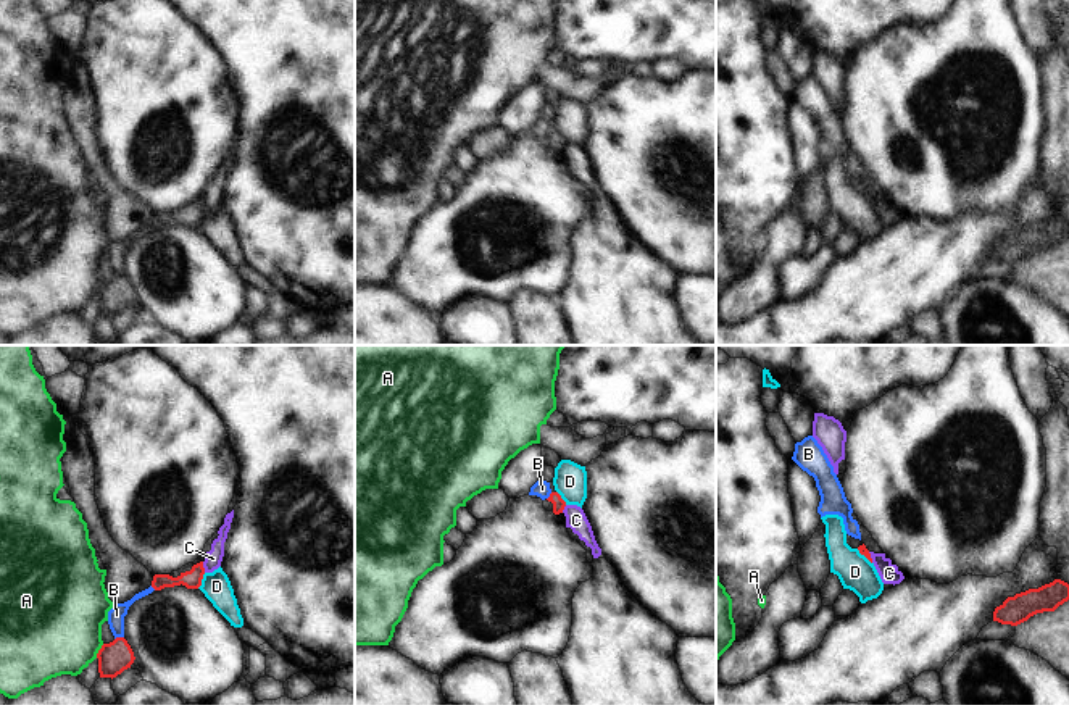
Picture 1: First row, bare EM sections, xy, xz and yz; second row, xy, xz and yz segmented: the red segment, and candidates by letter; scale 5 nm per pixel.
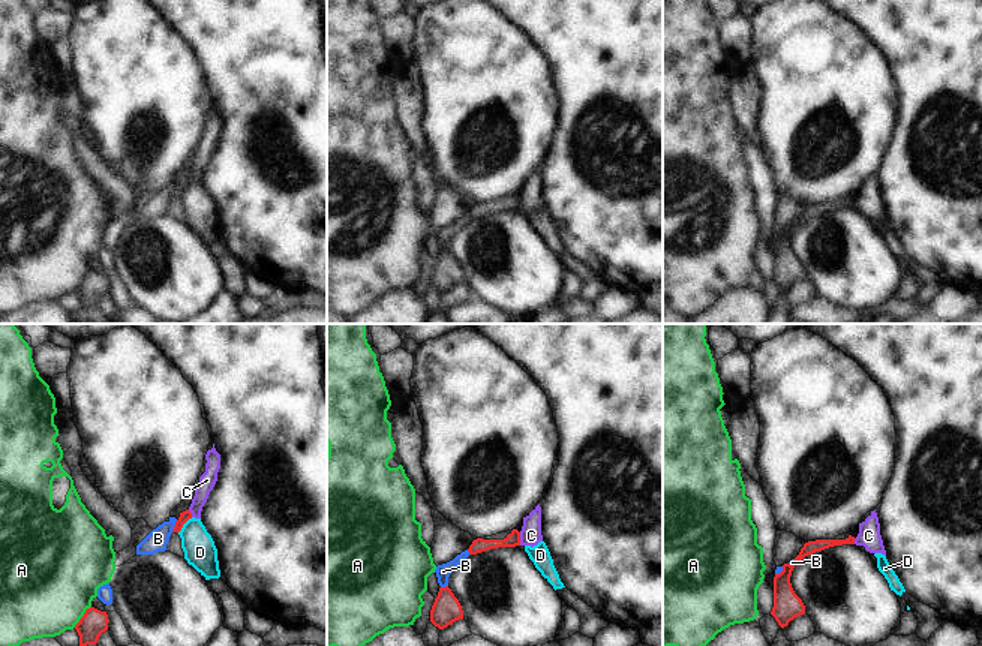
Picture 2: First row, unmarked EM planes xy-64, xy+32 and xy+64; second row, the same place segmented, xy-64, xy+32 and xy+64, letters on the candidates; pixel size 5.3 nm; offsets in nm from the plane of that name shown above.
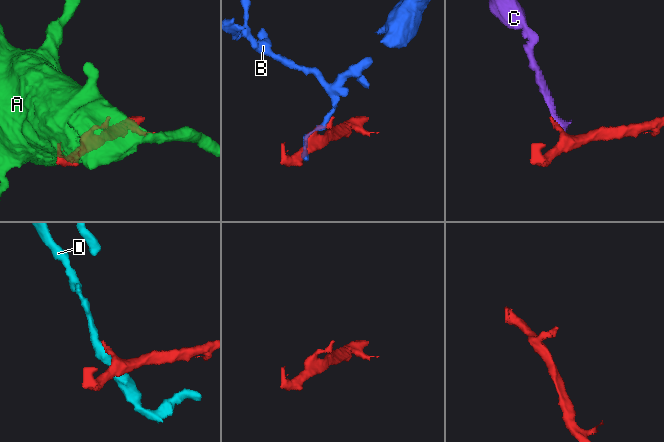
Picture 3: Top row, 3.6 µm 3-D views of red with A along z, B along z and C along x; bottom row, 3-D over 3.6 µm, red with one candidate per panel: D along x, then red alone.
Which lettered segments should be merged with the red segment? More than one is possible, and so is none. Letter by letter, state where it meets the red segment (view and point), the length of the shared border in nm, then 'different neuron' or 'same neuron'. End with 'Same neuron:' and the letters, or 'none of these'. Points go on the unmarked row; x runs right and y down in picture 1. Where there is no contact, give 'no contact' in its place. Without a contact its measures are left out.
A: xy (99, 289) | 80 nm | different neuron
B: xy (118, 276) | 50 nm | different neuron
C: xy (202, 205) | 60 nm | different neuron
D: xy (200, 220) | 90 nm | different neuron
Same neuron: none of these

